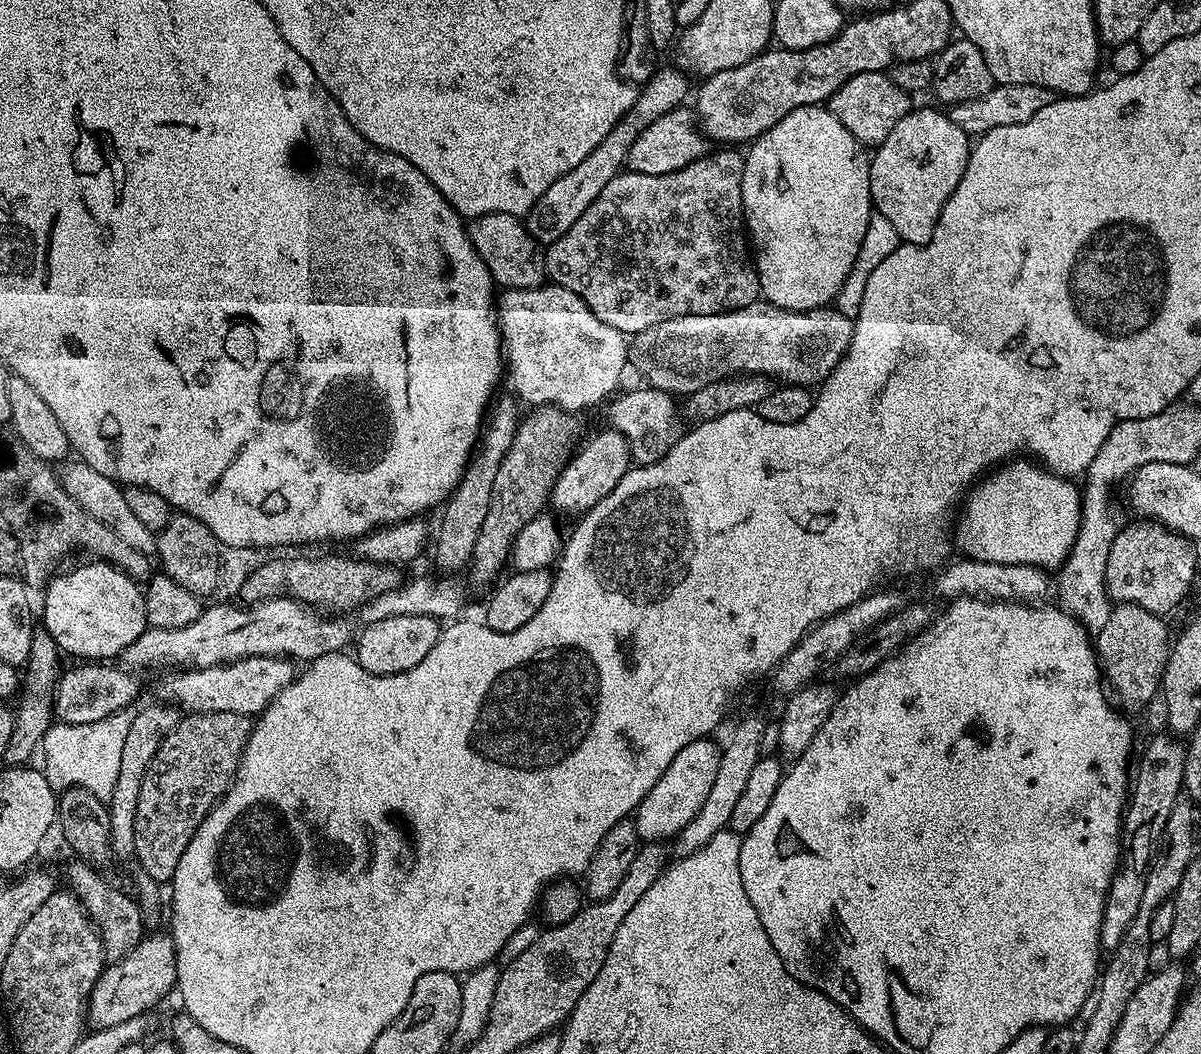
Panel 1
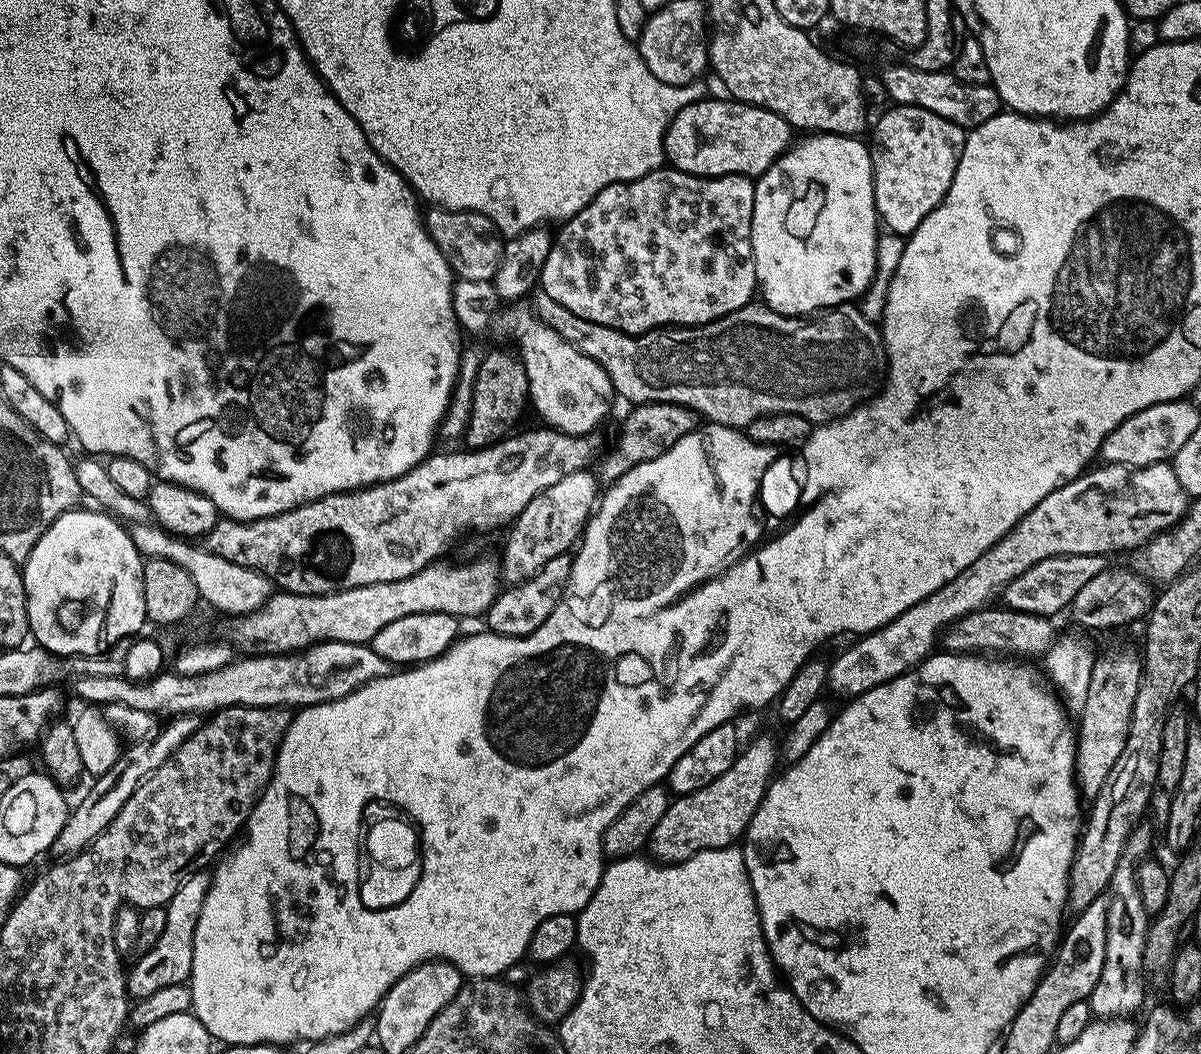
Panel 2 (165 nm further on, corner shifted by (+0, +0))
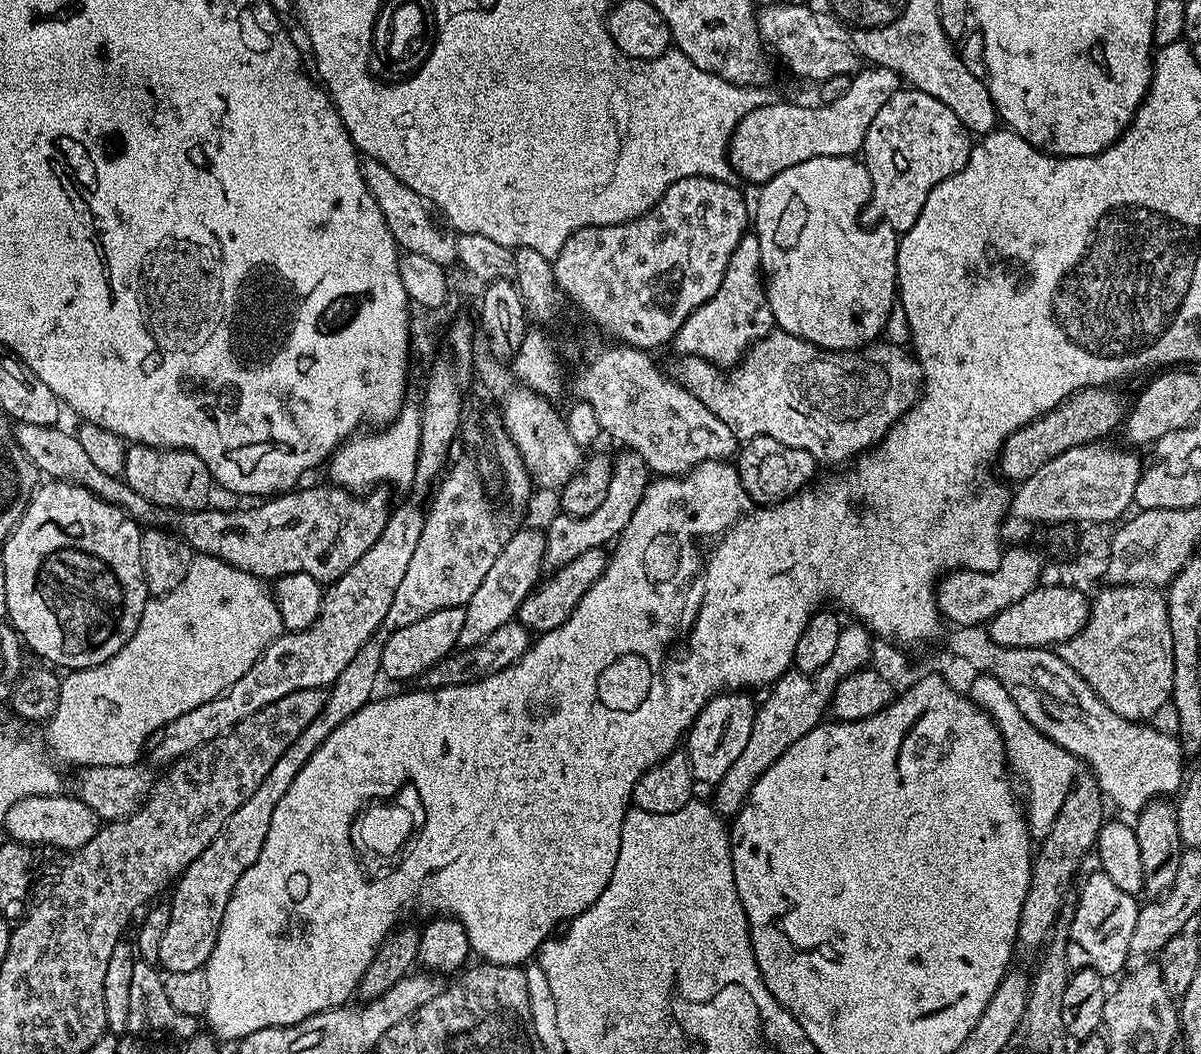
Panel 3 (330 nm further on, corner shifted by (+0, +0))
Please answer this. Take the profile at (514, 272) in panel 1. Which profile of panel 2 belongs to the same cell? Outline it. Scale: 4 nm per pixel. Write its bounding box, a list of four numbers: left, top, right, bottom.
[424,206,504,282]

